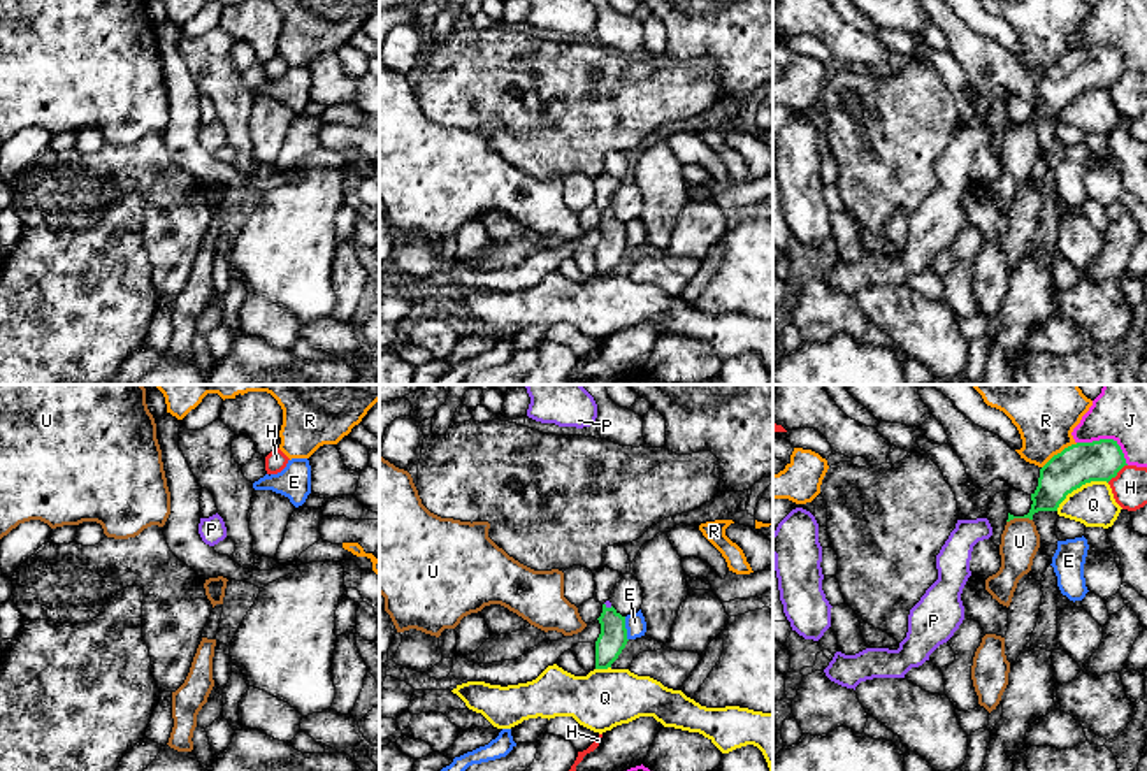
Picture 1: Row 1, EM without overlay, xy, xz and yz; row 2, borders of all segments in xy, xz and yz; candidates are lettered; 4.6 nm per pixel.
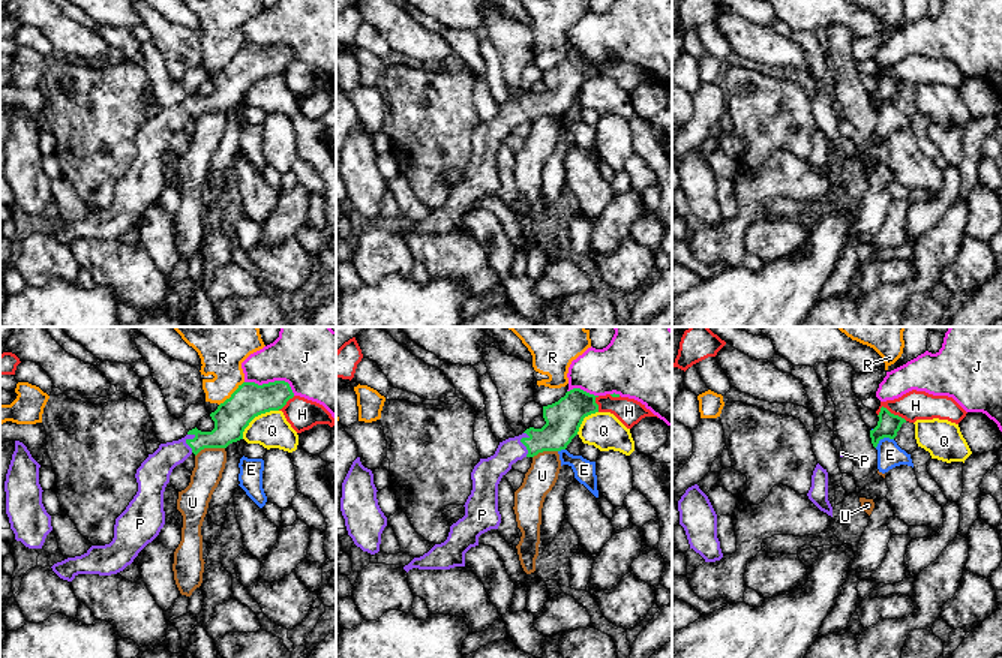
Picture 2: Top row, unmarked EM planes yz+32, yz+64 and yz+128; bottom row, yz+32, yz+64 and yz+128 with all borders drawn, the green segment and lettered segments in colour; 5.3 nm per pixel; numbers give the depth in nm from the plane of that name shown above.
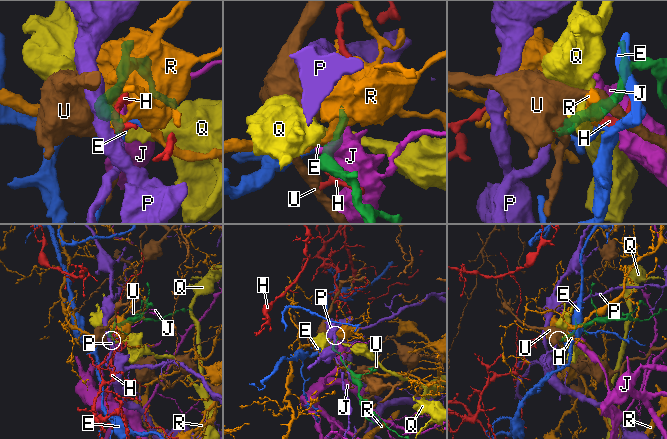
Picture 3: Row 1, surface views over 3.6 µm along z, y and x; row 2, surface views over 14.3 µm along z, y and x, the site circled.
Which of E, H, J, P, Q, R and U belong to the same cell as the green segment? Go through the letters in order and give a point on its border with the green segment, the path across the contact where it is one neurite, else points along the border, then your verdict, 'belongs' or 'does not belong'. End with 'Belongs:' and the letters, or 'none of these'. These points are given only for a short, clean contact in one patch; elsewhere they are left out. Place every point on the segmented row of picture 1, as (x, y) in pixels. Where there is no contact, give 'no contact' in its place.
E: meets green in xz at (626, 629); border along xz (624, 617), (627, 640); does not belong
H: meets green in yz at (1116, 475); does not belong
J: meets green in yz at (1107, 439); does not belong
P: meets green in xz at (608, 608); runs through xz (612, 640), (608, 608), (608, 605); belongs
Q: meets green in yz at (1079, 487); border along yz (1107, 482), (1082, 483), (1056, 510); does not belong
R: meets green in yz at (1061, 452); does not belong
U: meets green in yz at (1019, 517); border along yz (1031, 518), (1010, 518), (1007, 522); does not belong
Belongs: P

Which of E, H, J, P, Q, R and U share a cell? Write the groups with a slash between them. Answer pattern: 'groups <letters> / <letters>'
groups E / H / J / P / Q / R / U

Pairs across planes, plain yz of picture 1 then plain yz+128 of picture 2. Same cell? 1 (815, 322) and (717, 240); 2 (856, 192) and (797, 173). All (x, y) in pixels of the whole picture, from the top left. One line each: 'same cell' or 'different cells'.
1: same cell
2: different cells

